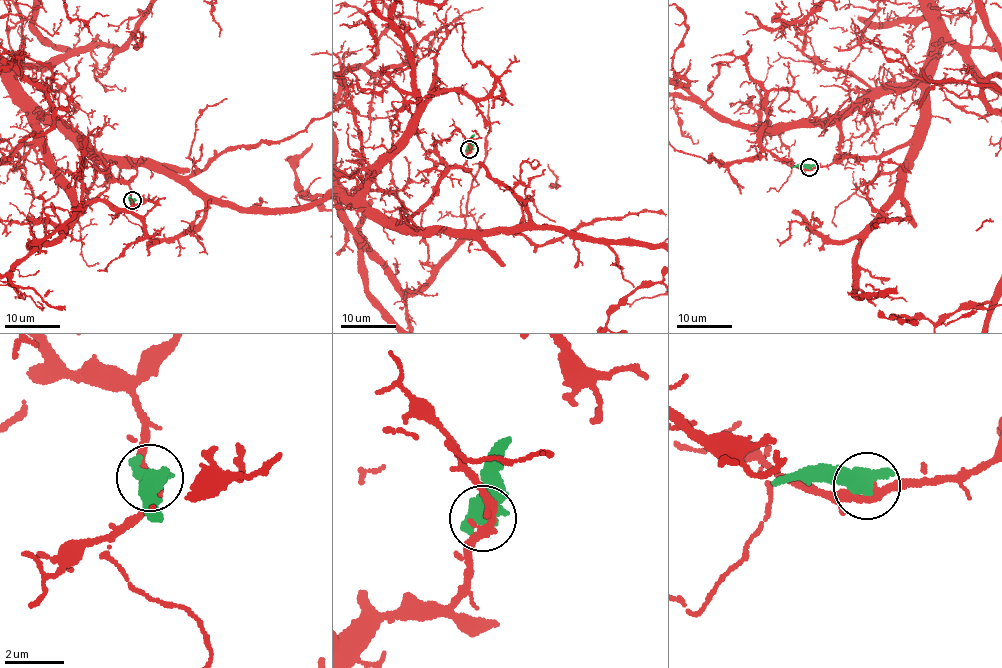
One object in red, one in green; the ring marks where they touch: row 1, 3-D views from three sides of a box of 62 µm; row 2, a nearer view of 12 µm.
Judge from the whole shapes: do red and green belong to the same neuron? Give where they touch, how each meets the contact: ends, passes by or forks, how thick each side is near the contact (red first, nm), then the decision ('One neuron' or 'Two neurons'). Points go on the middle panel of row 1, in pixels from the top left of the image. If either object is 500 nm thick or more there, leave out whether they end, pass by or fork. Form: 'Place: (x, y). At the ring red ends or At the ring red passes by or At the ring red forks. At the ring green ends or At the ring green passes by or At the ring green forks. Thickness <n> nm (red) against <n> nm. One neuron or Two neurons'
Place: (469, 149). Thickness 280 nm (red) against 650 nm. Two neurons

